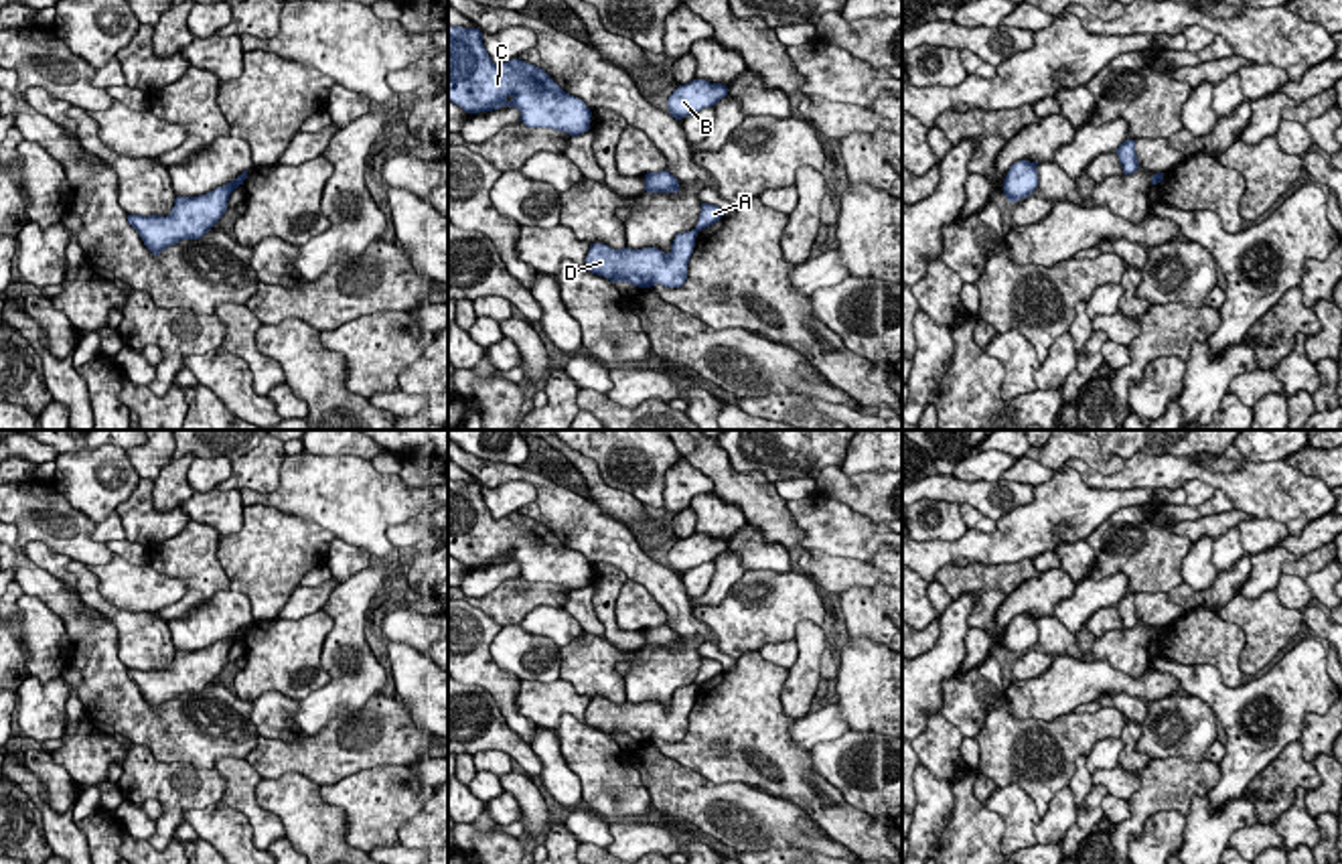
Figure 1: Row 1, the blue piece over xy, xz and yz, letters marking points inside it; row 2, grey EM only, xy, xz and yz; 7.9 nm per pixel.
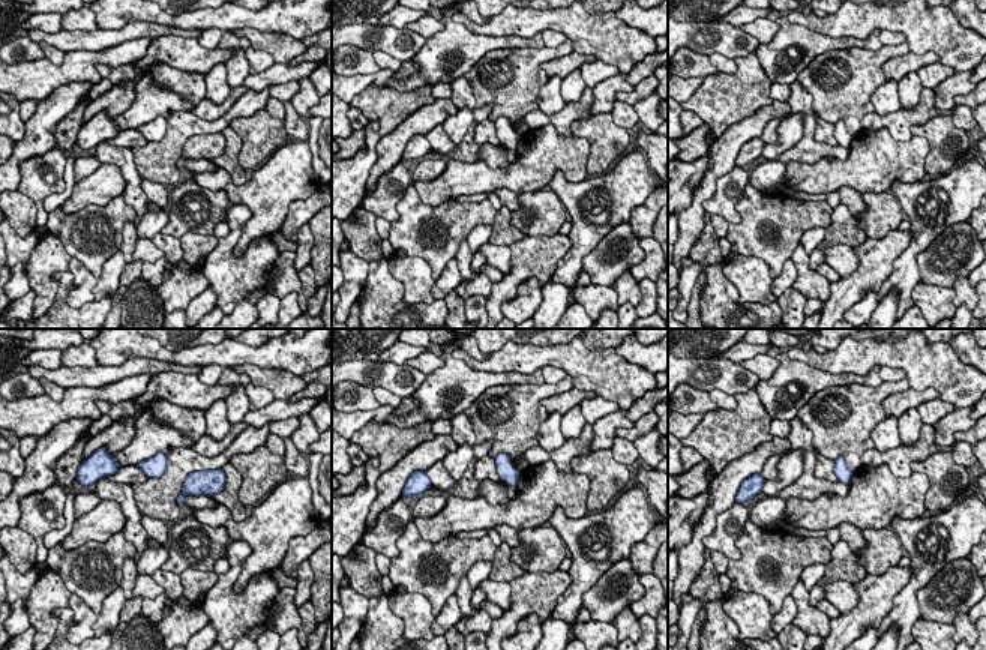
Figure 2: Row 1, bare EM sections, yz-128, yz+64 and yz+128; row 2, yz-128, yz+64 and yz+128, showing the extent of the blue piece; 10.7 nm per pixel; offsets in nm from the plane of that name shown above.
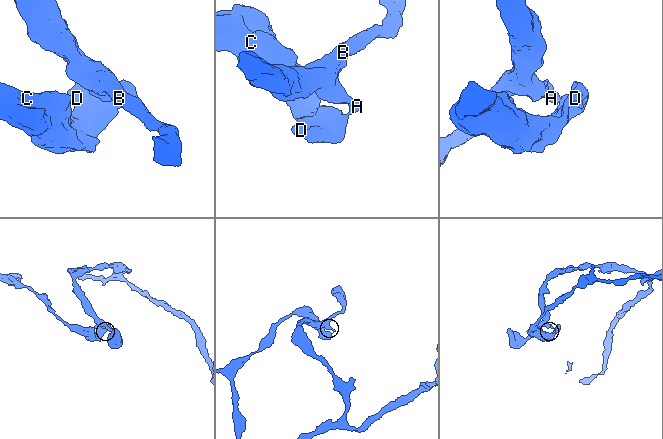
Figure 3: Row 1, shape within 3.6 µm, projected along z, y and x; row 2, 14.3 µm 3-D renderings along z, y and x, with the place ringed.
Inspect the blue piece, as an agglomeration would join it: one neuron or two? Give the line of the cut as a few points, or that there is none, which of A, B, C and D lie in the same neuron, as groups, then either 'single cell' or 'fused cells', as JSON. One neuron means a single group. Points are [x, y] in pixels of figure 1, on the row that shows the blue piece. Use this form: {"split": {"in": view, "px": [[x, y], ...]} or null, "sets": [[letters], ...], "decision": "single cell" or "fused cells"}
{"split": {"in": "yz", "px": [[1154, 175], [1156, 183]]}, "sets": [["A", "B"], ["C", "D"]], "decision": "fused cells"}

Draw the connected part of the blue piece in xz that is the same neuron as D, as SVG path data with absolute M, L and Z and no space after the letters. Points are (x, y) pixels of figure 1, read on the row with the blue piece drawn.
M697 229L677 233L669 254L657 247L612 249L604 243L592 243L586 256L586 270L610 282L630 282L639 288L655 284L679 288L687 280L687 264L695 247L695 237Z

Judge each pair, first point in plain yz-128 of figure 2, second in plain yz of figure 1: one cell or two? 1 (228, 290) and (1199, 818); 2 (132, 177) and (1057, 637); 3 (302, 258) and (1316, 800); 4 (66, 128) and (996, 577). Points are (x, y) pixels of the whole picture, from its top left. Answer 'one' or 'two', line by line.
1: one
2: one
3: one
4: one

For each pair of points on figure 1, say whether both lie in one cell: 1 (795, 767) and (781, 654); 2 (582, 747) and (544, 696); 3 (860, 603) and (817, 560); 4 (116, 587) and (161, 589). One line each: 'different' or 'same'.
1: different
2: different
3: different
4: same

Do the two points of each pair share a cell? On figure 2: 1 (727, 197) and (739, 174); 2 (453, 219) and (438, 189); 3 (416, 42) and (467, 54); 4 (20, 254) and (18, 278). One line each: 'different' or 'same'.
1: same
2: different
3: different
4: same

